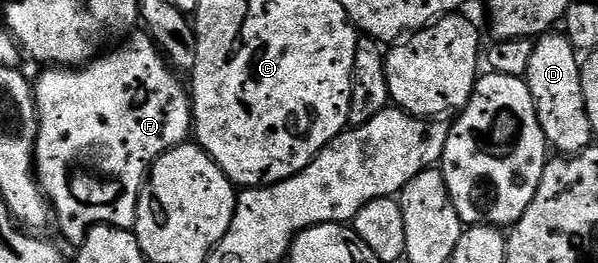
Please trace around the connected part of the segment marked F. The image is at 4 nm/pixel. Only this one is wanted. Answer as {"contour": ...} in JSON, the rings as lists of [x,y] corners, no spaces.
{"contour":[[[133,34],[120,46],[114,47],[110,56],[98,55],[84,66],[53,66],[42,74],[33,84],[33,100],[37,104],[37,151],[35,153],[35,175],[41,191],[45,193],[54,213],[55,224],[65,231],[73,246],[79,246],[85,240],[85,234],[97,224],[109,224],[112,228],[132,229],[137,222],[137,198],[147,183],[150,168],[164,152],[170,152],[190,139],[193,127],[191,96],[177,81],[178,73],[167,63],[157,43],[148,34]]]}

